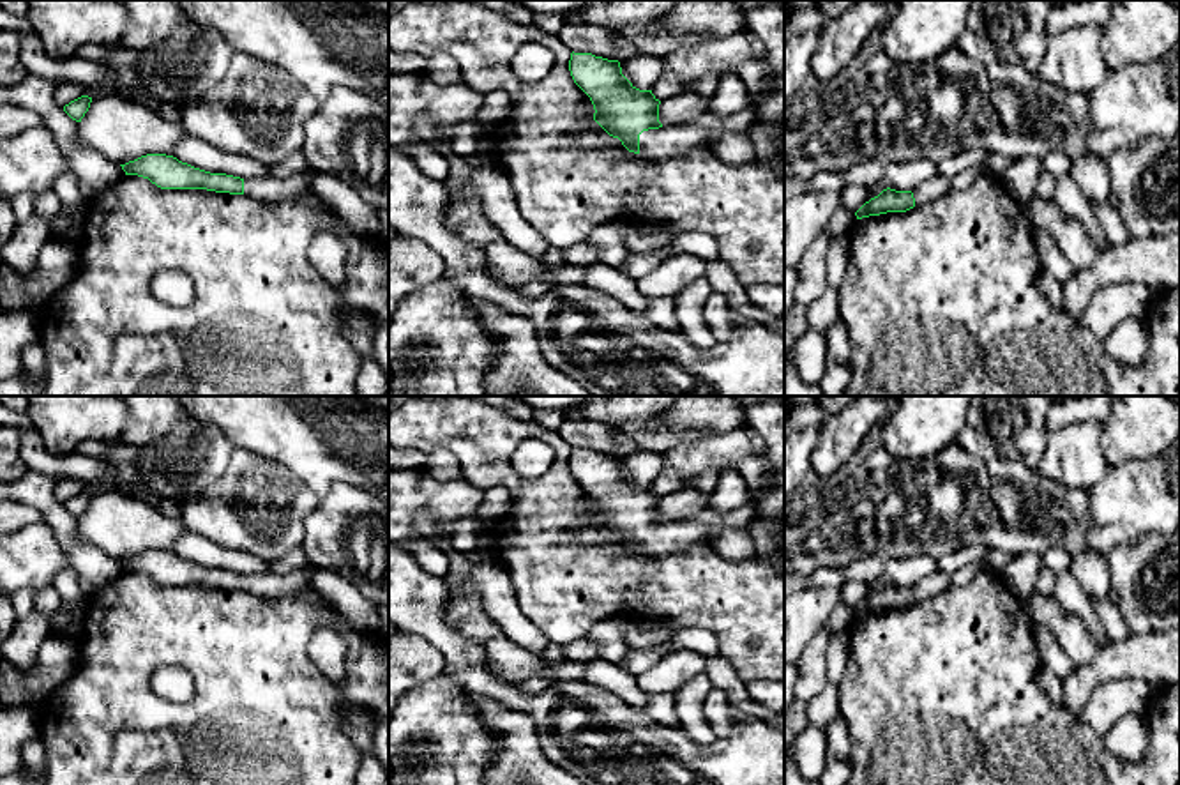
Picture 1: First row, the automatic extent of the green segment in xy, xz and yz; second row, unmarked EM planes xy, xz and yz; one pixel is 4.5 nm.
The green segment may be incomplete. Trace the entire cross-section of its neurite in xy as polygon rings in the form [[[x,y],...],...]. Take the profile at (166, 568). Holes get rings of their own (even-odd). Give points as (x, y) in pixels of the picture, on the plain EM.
[[[147,550],[120,560],[125,571],[148,575],[161,585],[207,585],[216,589],[244,591],[256,598],[274,599],[313,585],[314,566],[288,575],[261,573],[240,575],[226,569],[210,569],[166,550]]]

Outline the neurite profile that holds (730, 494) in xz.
[[[722,472],[714,492],[708,495],[707,507],[717,513],[733,513],[751,502],[751,490],[738,472]]]

